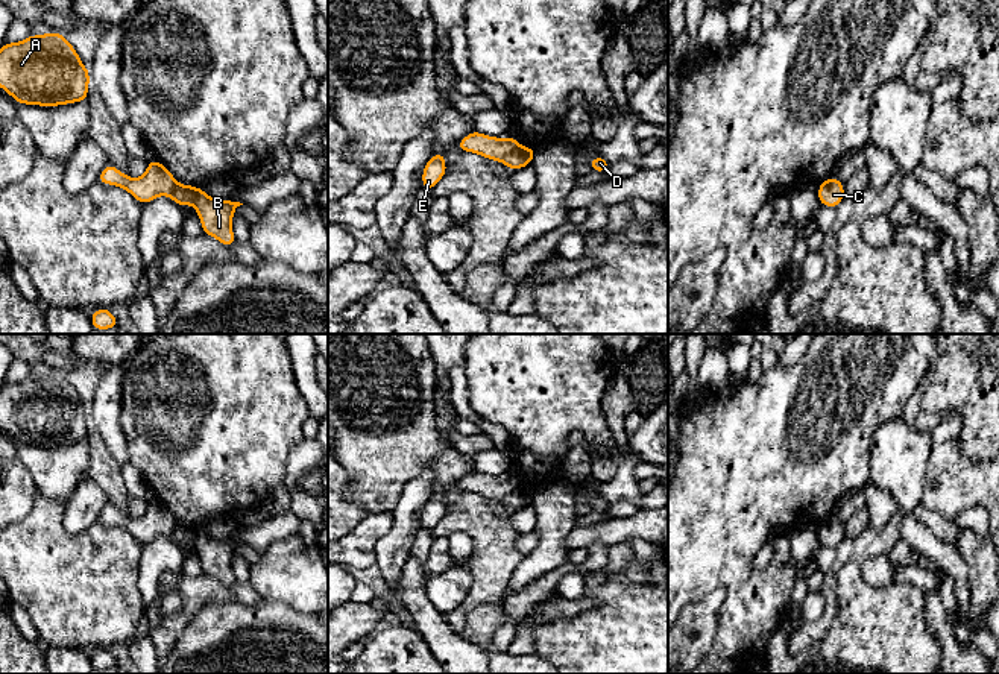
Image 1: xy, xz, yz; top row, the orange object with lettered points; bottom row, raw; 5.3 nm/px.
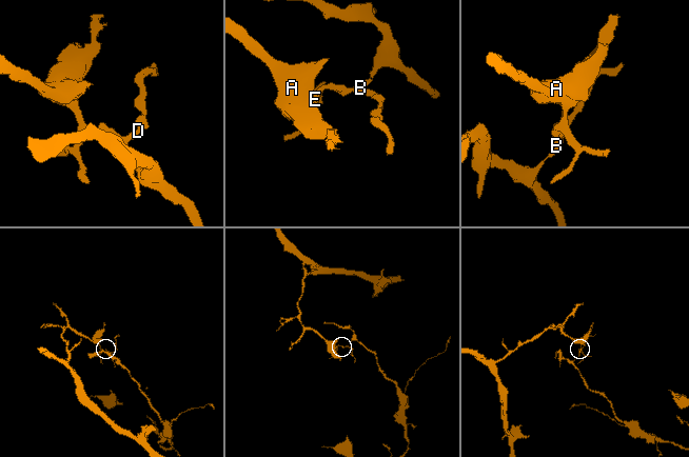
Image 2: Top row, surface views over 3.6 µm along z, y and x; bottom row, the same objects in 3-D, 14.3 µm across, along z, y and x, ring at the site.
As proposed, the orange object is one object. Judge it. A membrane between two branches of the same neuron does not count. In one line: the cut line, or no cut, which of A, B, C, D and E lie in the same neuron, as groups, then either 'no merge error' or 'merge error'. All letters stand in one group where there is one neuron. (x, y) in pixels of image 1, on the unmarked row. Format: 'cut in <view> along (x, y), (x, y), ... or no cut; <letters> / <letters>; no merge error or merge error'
cut in xz along (518, 485), (501, 501); A E / B C D; merge error

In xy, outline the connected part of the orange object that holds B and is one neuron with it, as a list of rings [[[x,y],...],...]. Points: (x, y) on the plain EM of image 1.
[[[176,524],[169,534],[179,546],[193,545],[202,563],[202,572],[217,578],[228,589],[237,581],[231,569],[235,548],[243,545],[229,539],[217,540],[202,528]]]

